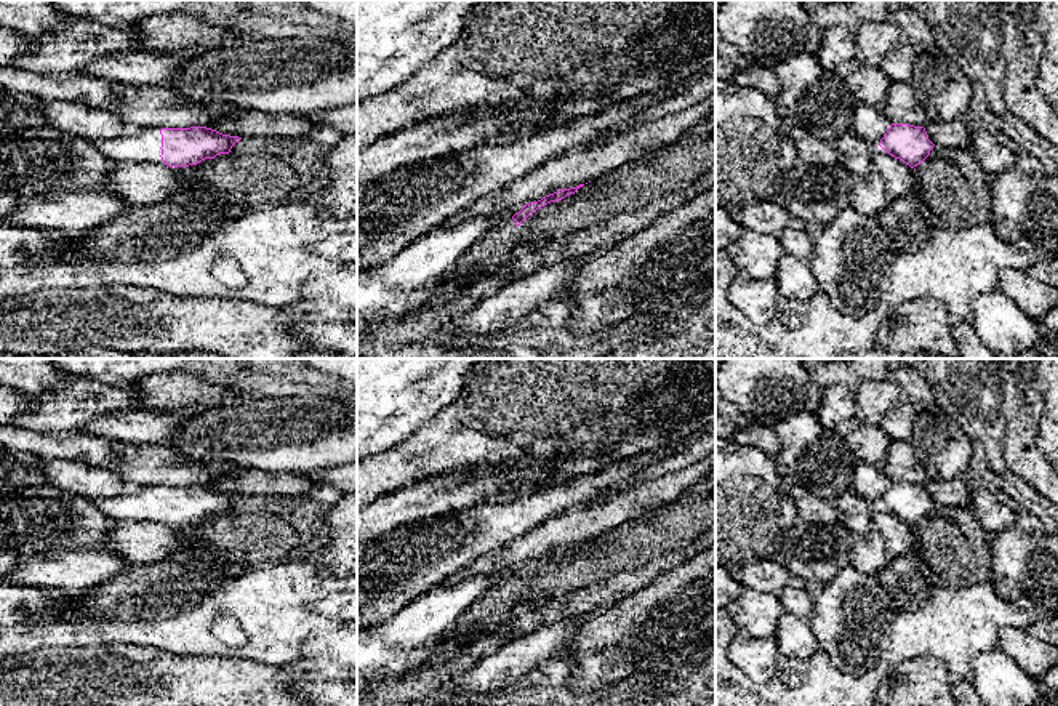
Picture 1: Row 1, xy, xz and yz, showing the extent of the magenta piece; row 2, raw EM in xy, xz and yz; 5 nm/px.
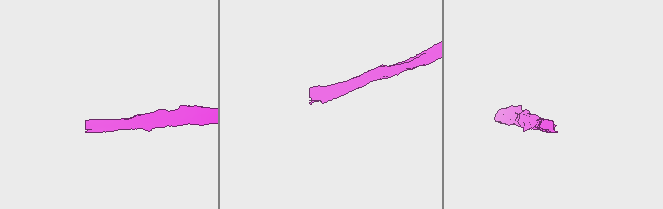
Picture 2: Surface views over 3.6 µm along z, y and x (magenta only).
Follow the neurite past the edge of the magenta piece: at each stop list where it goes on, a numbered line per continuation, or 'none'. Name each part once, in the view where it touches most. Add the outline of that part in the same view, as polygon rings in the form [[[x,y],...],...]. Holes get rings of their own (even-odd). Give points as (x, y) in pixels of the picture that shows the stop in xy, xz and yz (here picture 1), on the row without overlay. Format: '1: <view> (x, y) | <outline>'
1: xy (140, 505) | [[[160,485],[139,487],[114,496],[96,499],[96,507],[114,522],[163,522]]]

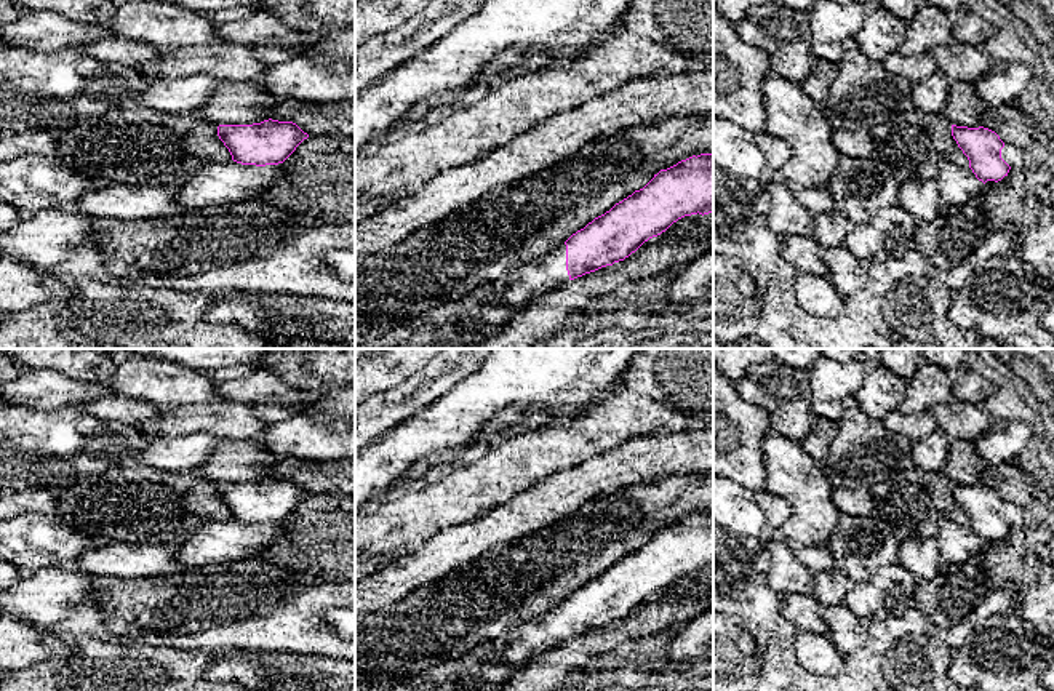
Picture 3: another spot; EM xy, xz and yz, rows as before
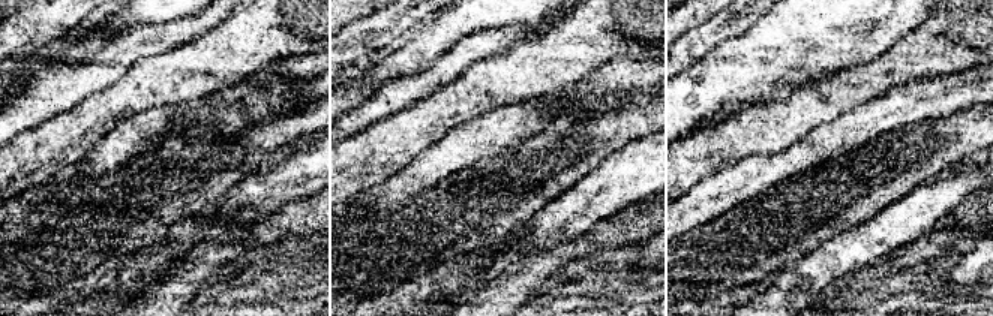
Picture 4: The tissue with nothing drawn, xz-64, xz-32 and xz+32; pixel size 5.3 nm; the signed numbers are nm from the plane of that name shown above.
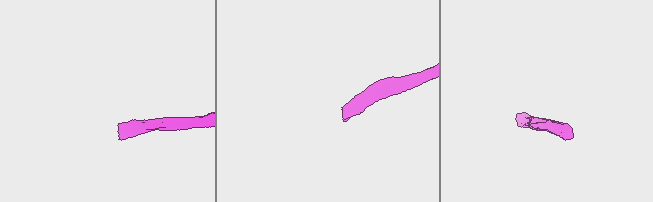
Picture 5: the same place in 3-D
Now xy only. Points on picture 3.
none

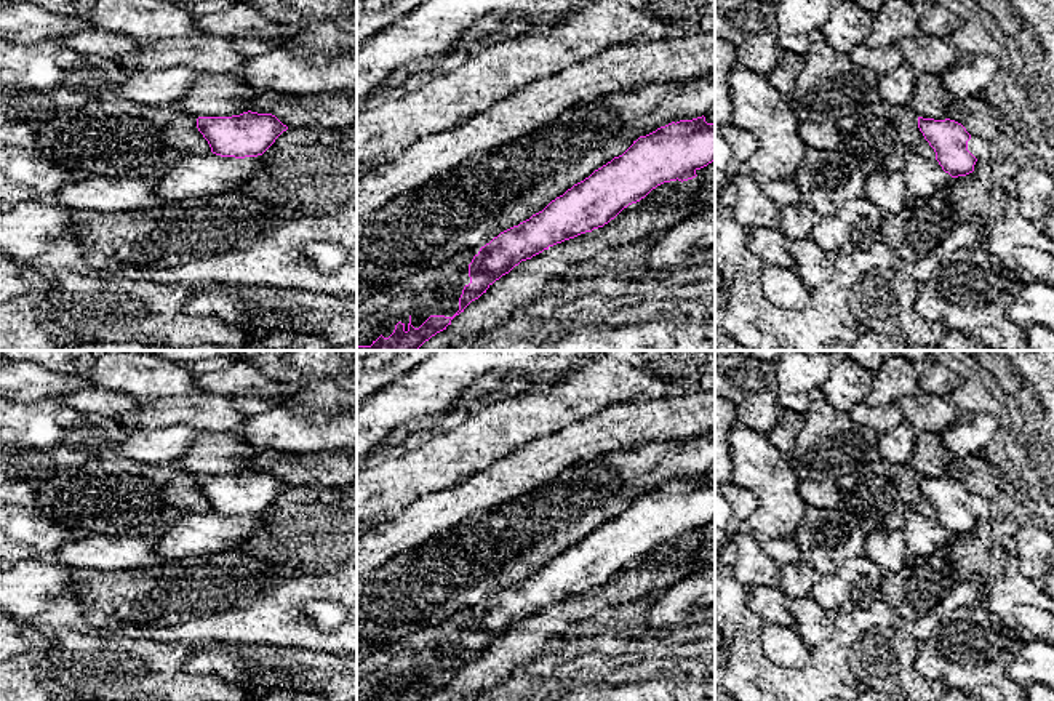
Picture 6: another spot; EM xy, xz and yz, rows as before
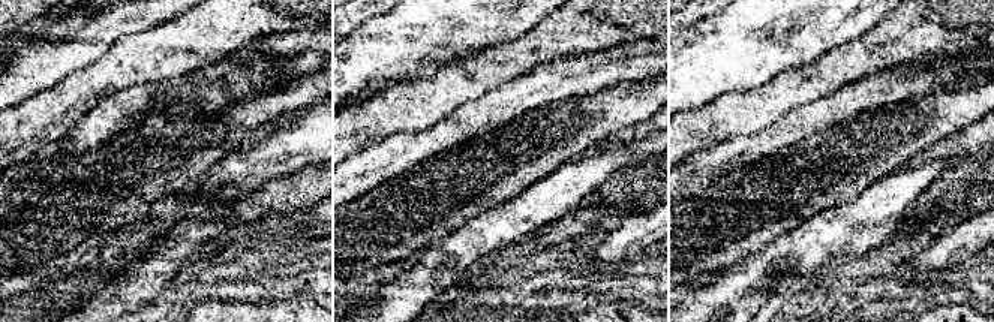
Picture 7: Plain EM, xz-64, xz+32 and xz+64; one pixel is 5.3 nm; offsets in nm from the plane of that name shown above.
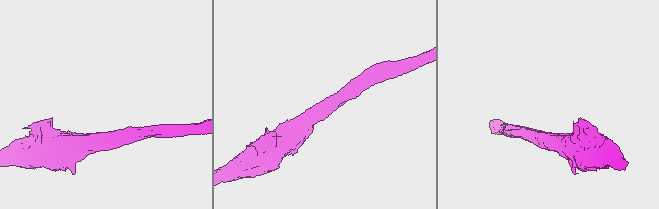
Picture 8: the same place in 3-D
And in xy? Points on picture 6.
none

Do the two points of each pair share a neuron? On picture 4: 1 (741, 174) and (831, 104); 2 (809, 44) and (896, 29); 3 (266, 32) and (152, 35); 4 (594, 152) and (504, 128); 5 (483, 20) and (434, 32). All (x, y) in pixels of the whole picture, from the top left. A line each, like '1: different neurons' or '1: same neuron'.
1: different neurons
2: same neuron
3: different neurons
4: different neurons
5: same neuron

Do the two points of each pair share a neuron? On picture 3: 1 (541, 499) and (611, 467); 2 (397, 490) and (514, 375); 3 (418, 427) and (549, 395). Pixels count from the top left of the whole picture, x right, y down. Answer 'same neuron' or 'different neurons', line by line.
1: same neuron
2: different neurons
3: same neuron

